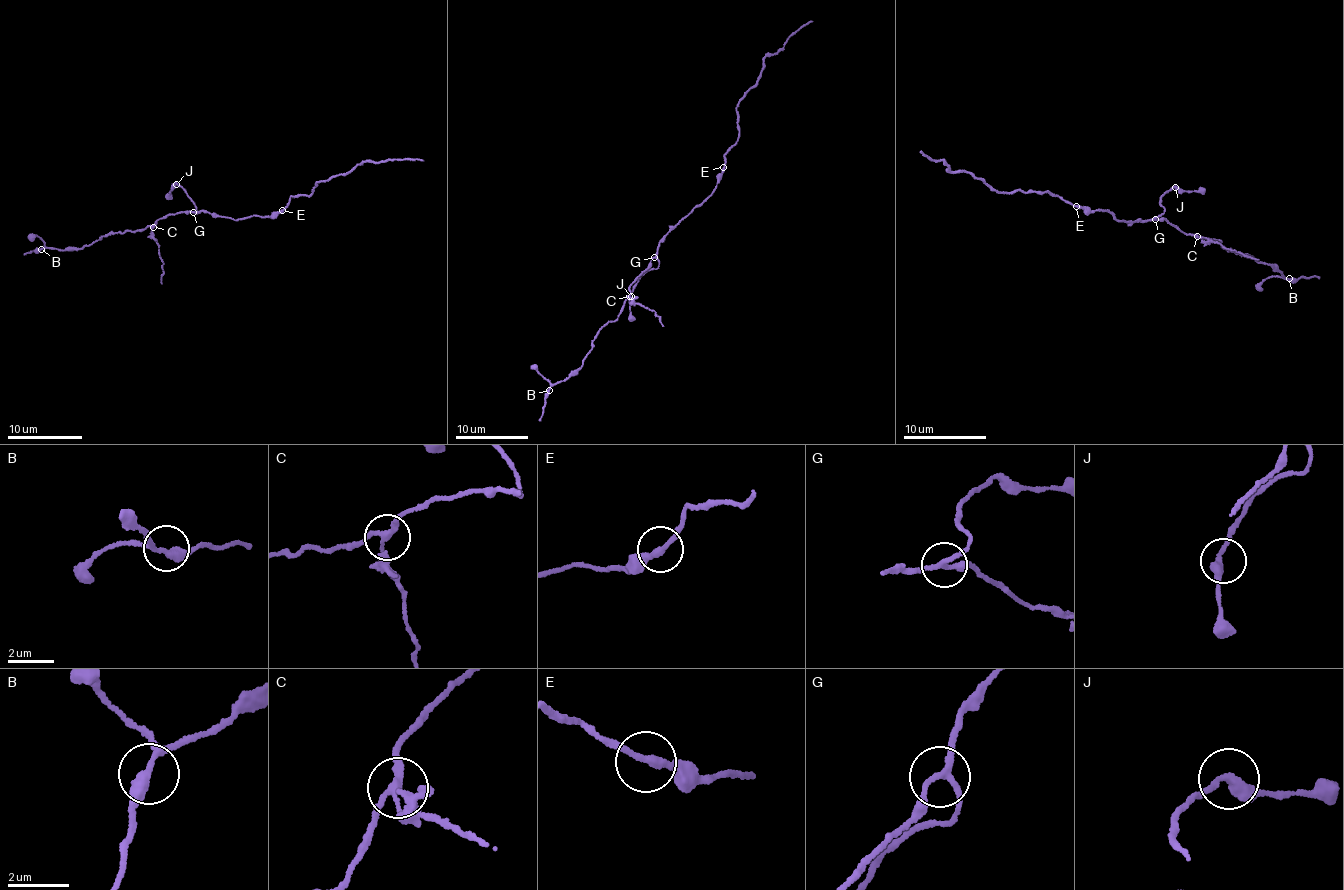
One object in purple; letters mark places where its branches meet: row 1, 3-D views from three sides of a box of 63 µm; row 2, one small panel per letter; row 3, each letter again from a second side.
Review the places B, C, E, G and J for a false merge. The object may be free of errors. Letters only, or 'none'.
C

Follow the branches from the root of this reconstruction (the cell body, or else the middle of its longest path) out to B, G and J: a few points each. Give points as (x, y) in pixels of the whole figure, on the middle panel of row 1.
B: (682, 219), (660, 242), (650, 264), (630, 286), (630, 298), (623, 309), (601, 328), (584, 364), (549, 390)
G: (682, 219), (660, 242), (654, 257)
J: (682, 219), (660, 242), (657, 266), (640, 276), (631, 296)

